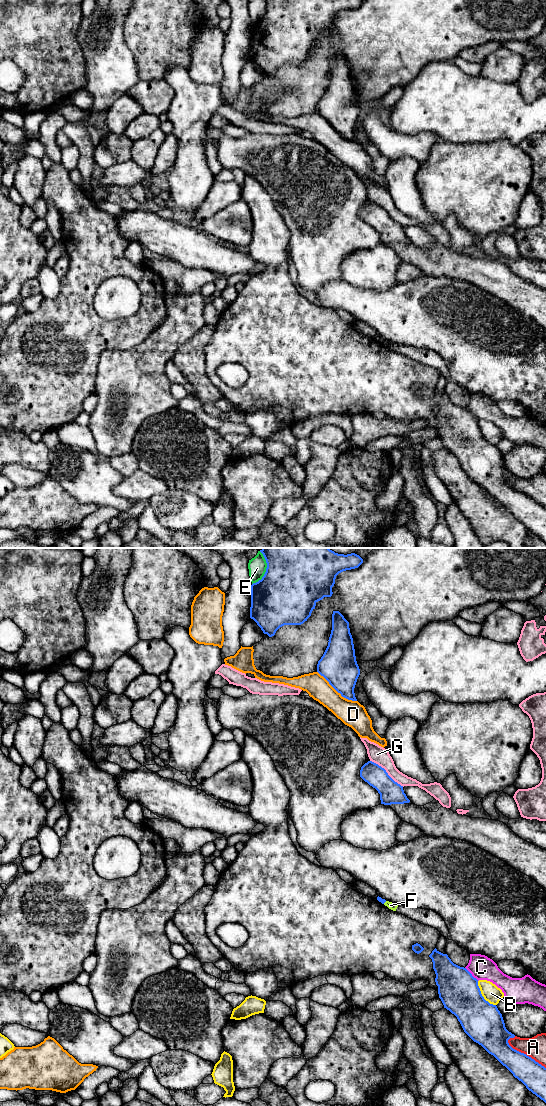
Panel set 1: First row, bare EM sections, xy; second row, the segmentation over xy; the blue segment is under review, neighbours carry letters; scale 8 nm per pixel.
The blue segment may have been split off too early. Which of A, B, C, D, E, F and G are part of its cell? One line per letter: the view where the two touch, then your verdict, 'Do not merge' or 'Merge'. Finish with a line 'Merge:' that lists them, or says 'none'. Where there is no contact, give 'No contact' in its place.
A: Touches blue in xy. Do not merge
B: Touches blue in xy. Do not merge
C: Touches blue in xy. Do not merge
D: Touches blue in xy. Do not merge
E: Touches blue in xy. Do not merge
F: Touches blue in xy. Do not merge
G: Touches blue in xy. Do not merge
Merge: none

